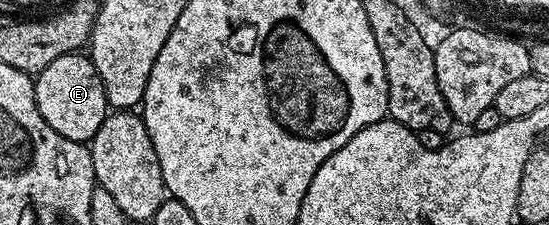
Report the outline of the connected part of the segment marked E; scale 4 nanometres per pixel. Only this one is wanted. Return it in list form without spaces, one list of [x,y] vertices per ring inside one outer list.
[[[81,52],[64,54],[51,60],[51,64],[47,64],[47,68],[36,75],[33,87],[43,120],[47,120],[47,124],[51,124],[59,136],[67,136],[67,140],[88,143],[95,132],[99,132],[110,109],[103,92],[103,80],[99,80],[99,72],[95,72],[92,58]]]

